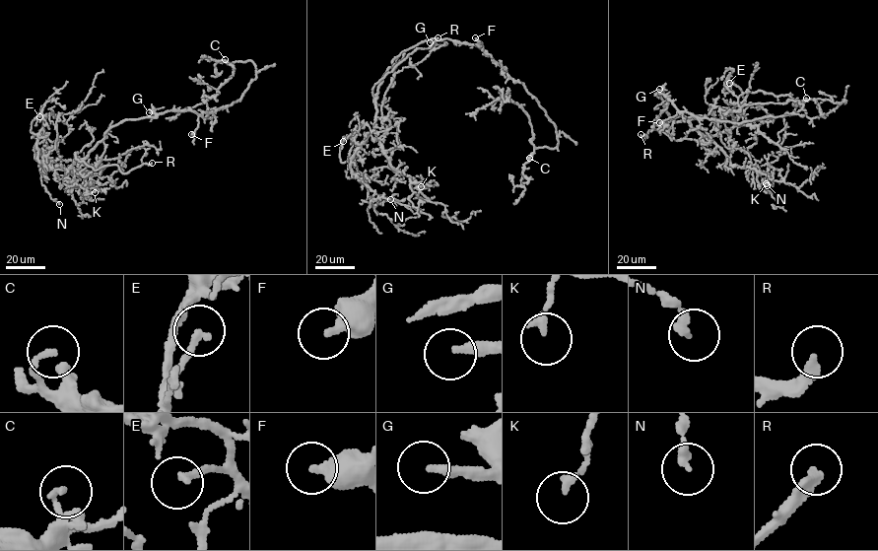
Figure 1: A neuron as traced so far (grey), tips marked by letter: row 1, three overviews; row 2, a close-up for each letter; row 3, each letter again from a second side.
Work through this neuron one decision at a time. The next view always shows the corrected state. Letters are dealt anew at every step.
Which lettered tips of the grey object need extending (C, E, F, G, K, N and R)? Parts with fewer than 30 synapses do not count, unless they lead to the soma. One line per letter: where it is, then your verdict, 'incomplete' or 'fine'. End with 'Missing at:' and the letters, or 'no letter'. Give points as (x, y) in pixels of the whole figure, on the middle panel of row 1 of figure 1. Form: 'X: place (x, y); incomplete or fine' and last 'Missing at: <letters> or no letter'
C: place (529, 158); fine
E: place (343, 141); fine
F: place (475, 37); incomplete
G: place (430, 42); incomplete
K: place (421, 186); fine
N: place (390, 199); fine
R: place (438, 37); incomplete
Missing at: F, G, R

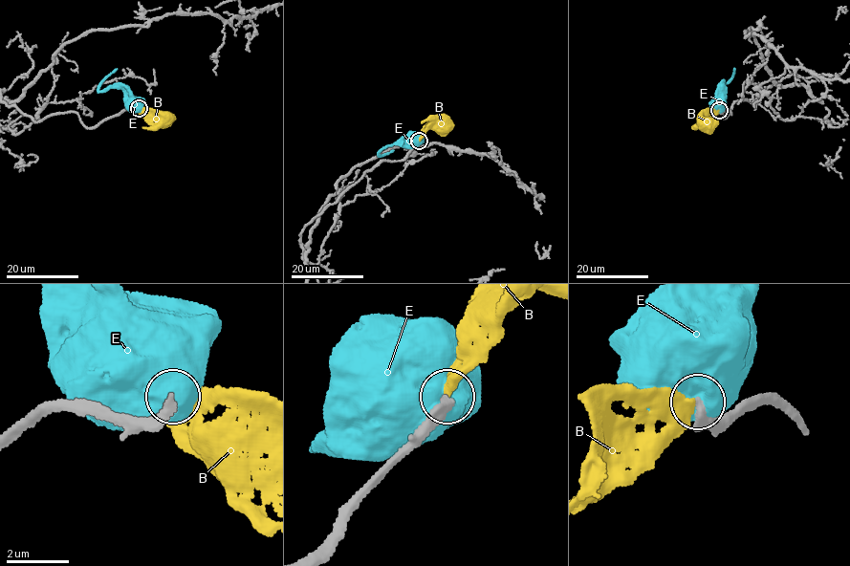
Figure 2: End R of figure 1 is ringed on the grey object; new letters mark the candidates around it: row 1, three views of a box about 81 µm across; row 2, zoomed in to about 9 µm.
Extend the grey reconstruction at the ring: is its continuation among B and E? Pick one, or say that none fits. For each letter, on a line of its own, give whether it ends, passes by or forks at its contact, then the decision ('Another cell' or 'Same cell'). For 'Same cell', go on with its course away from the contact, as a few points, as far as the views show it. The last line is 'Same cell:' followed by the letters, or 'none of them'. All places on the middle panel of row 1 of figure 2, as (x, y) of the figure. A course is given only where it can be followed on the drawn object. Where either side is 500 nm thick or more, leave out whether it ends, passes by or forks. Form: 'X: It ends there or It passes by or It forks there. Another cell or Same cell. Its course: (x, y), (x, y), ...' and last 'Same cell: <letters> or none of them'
B: It passes by. Same cell. Its course: (419, 141), (429, 127), (446, 123)
E: Another cell
Same cell: B

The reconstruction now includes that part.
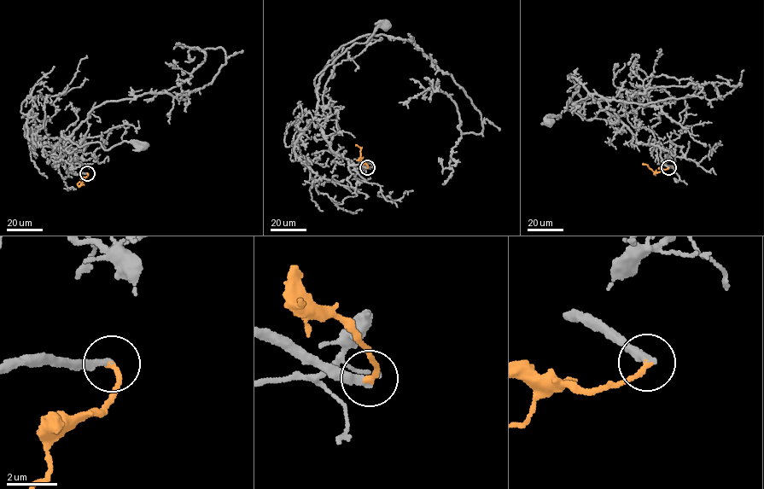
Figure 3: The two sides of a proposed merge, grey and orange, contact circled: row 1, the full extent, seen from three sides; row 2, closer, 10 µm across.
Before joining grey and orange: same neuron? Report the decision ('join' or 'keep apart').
join

